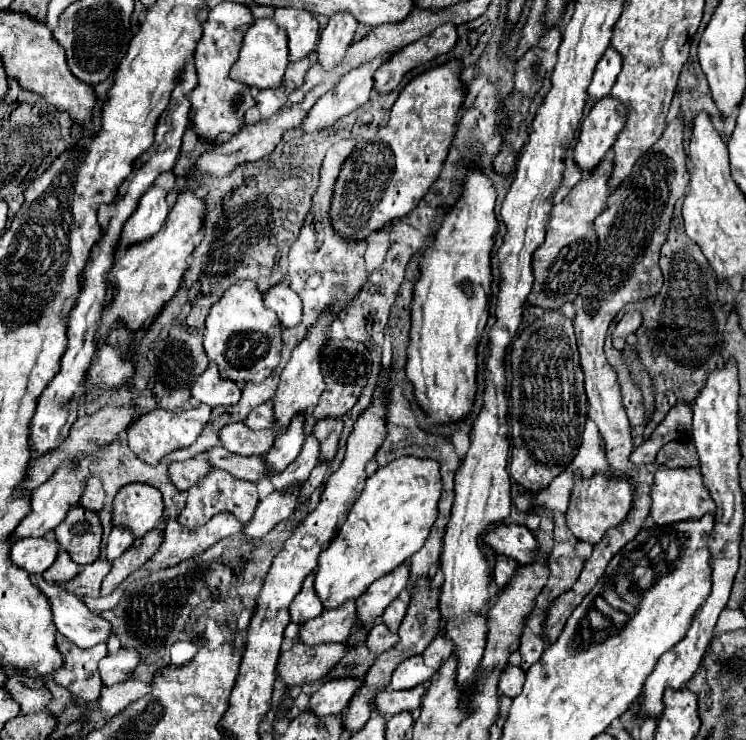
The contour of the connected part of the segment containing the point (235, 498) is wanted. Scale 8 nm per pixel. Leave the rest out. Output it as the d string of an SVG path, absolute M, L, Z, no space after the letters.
M209 472L209 476L205 476L205 480L199 480L193 488L189 488L189 496L187 496L187 504L179 514L179 524L183 524L189 530L195 530L199 526L203 526L209 518L213 518L219 512L229 512L233 514L241 524L247 524L253 518L253 512L257 508L259 496L257 496L257 488L253 482L245 482L245 480L237 480L233 478L229 472Z

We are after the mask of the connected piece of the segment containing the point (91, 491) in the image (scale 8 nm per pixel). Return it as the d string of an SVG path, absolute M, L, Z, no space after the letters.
M91 476L87 480L83 498L81 498L81 506L91 510L91 512L101 512L101 508L105 506L105 490L101 488L101 480L97 476Z

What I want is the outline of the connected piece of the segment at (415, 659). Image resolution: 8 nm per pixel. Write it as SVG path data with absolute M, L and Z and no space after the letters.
M411 656L393 672L391 688L393 690L411 690L411 688L427 682L433 676L433 672L435 672L433 668L427 668L423 664L421 656Z

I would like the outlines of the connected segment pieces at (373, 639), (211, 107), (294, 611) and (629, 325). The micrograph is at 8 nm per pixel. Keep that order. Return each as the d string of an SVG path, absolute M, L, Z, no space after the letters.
M379 622L379 624L375 624L375 626L369 630L369 636L367 636L365 644L369 646L369 650L371 650L373 654L379 656L379 654L383 654L385 650L393 648L393 646L397 644L397 640L399 640L399 636L397 636L395 632L389 632L389 628L385 628L385 624Z
M221 2L215 10L209 12L201 40L195 48L195 68L197 68L197 88L189 94L191 112L189 120L199 138L217 140L219 134L237 134L245 122L245 112L255 104L253 96L249 96L249 88L241 82L229 78L229 70L239 56L239 48L245 32L253 22L251 10L237 2Z
M309 574L303 582L303 588L301 592L295 596L291 608L289 608L289 614L291 614L291 622L295 624L303 624L307 622L309 618L317 618L319 614L323 612L323 604L319 600L319 596L315 594L315 588L313 588L313 574Z
M637 310L627 312L627 314L619 320L619 324L617 324L615 332L613 332L613 346L615 346L617 350L623 350L623 348L625 348L625 338L627 338L629 334L633 334L639 326L641 326L641 312L637 312Z

